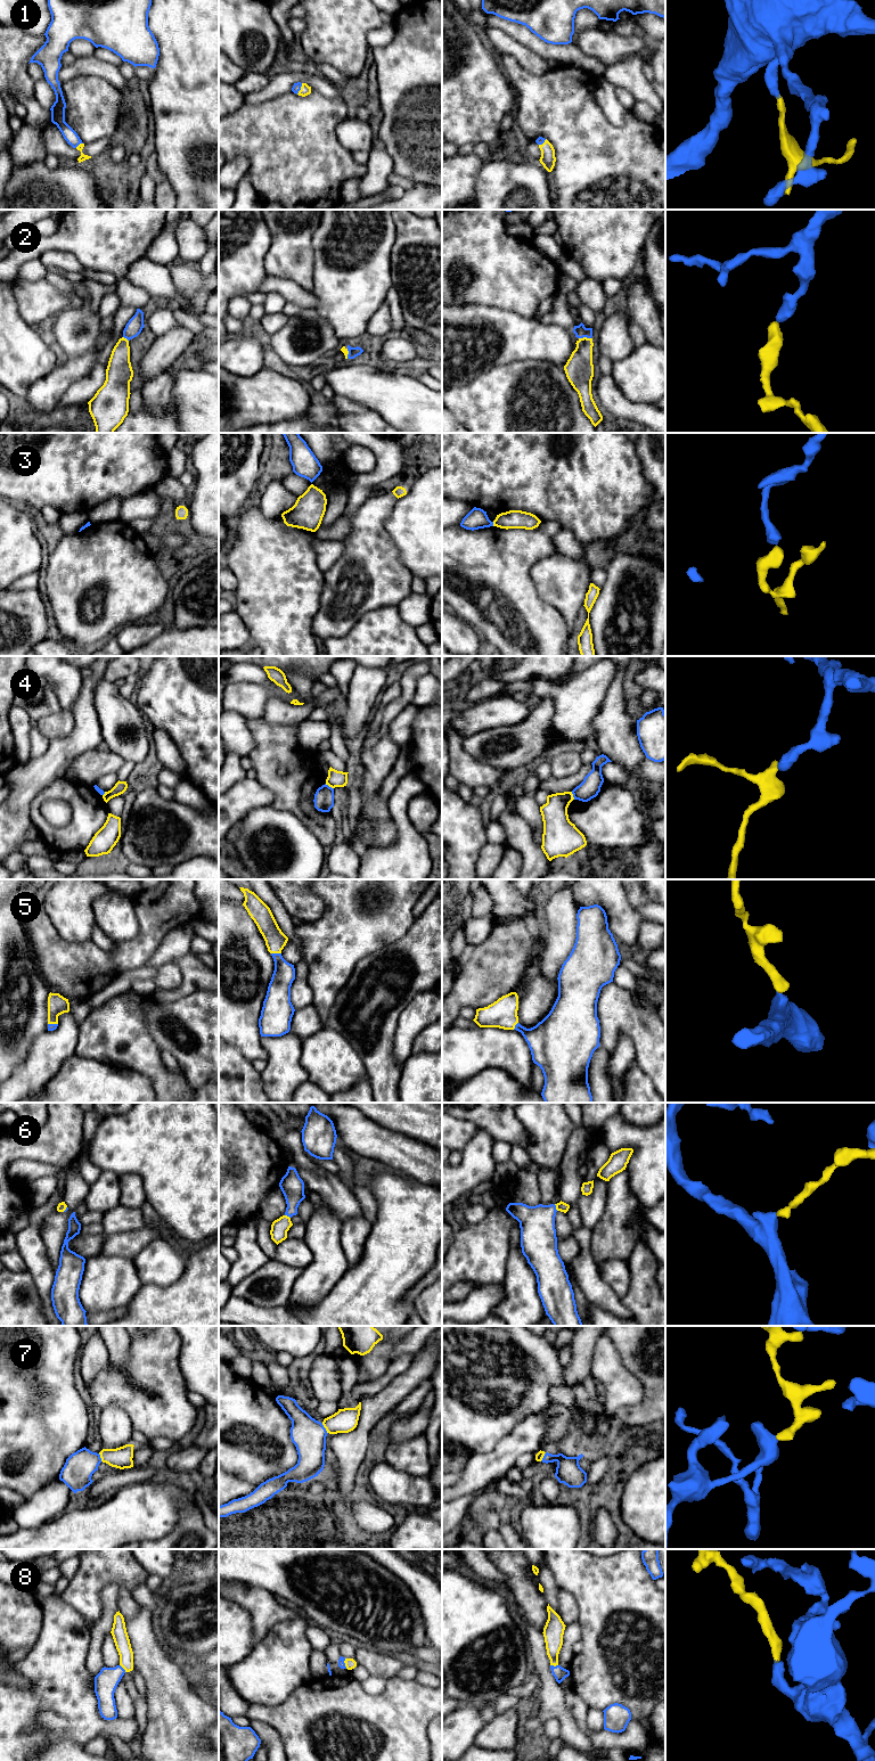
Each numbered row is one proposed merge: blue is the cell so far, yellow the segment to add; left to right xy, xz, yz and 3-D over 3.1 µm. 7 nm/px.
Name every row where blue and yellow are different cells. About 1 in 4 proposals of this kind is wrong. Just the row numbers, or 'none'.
3, 4

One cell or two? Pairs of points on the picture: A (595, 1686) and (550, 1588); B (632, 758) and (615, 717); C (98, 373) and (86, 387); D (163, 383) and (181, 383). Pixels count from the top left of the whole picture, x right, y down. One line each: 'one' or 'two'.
A: two
B: one
C: one
D: two

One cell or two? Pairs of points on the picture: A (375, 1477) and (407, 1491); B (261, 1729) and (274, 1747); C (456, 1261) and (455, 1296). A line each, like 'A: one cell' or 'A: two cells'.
A: one cell
B: one cell
C: two cells

